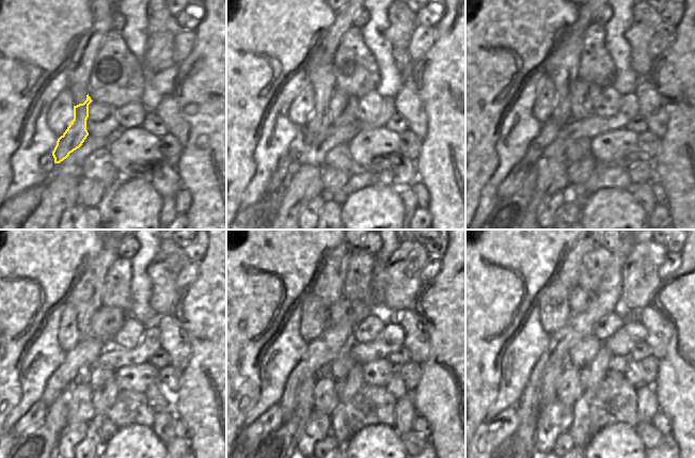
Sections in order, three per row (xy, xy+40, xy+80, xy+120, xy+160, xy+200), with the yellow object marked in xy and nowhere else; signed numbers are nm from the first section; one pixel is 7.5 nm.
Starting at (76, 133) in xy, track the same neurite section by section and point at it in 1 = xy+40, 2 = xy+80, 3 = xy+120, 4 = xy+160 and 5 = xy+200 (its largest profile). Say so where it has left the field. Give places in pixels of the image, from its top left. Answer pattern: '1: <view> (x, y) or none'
1: xy+40 (319, 73)
2: xy+80 (562, 65)
3: xy+120 (85, 297)
4: xy+160 (328, 286)
5: xy+200 (569, 272)

